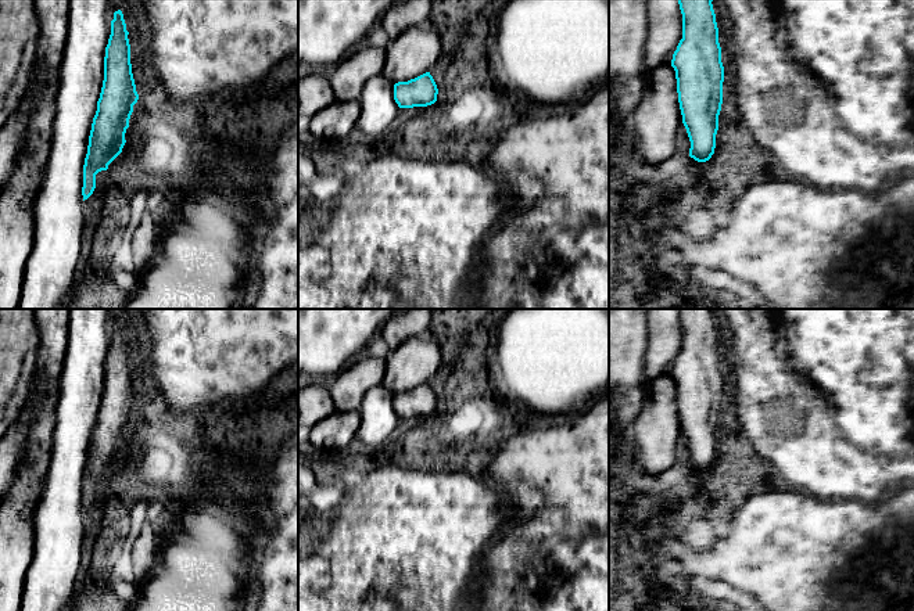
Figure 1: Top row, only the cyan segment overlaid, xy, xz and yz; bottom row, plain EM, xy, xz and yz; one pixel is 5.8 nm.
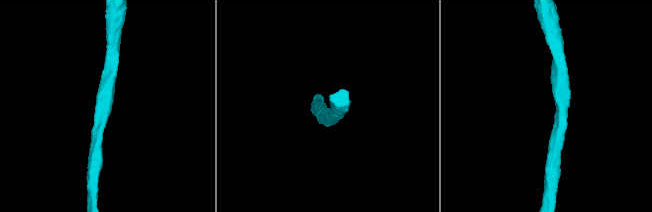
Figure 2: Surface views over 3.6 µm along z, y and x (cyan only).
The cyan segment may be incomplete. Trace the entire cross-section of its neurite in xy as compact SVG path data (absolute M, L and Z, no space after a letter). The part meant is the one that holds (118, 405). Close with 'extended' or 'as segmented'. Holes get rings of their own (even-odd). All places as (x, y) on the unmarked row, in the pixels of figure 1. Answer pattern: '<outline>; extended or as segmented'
M121 320L114 323L105 357L104 391L83 475L83 511L96 499L96 485L122 463L133 416L139 410L130 374L129 342Z; as segmented

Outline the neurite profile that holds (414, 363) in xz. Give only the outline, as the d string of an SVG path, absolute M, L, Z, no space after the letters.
M409 338L386 357L381 385L394 395L408 392L430 380L444 367L442 338Z

